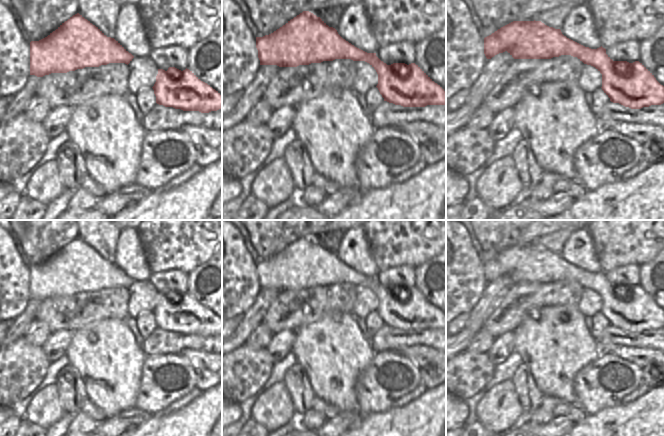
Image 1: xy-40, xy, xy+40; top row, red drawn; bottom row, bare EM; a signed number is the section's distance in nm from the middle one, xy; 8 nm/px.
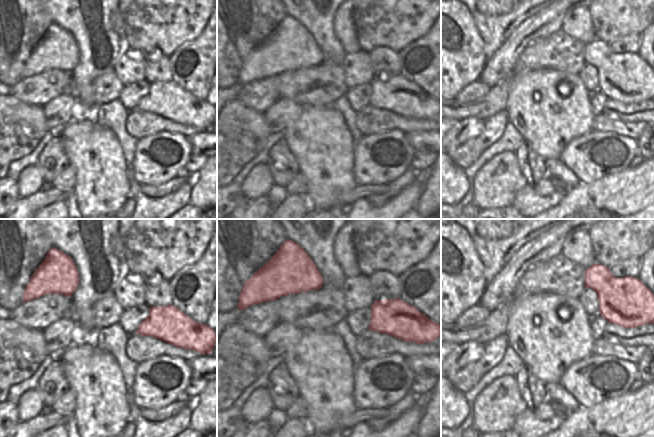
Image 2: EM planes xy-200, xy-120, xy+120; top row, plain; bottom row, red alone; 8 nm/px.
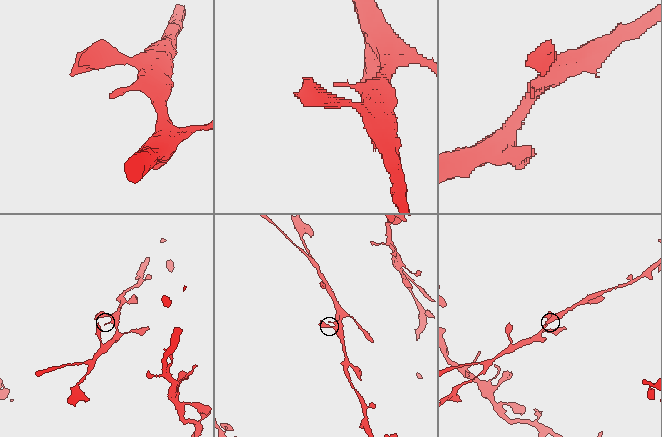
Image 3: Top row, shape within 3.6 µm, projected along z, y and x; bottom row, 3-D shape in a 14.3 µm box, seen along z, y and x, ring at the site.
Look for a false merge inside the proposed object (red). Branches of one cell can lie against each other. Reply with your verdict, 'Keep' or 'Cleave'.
Keep

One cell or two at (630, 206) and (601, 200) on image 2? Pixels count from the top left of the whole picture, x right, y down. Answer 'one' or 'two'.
one

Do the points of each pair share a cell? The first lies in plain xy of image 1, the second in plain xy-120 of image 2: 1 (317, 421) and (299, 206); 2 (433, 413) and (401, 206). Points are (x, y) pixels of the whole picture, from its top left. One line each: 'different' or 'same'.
1: same
2: same

